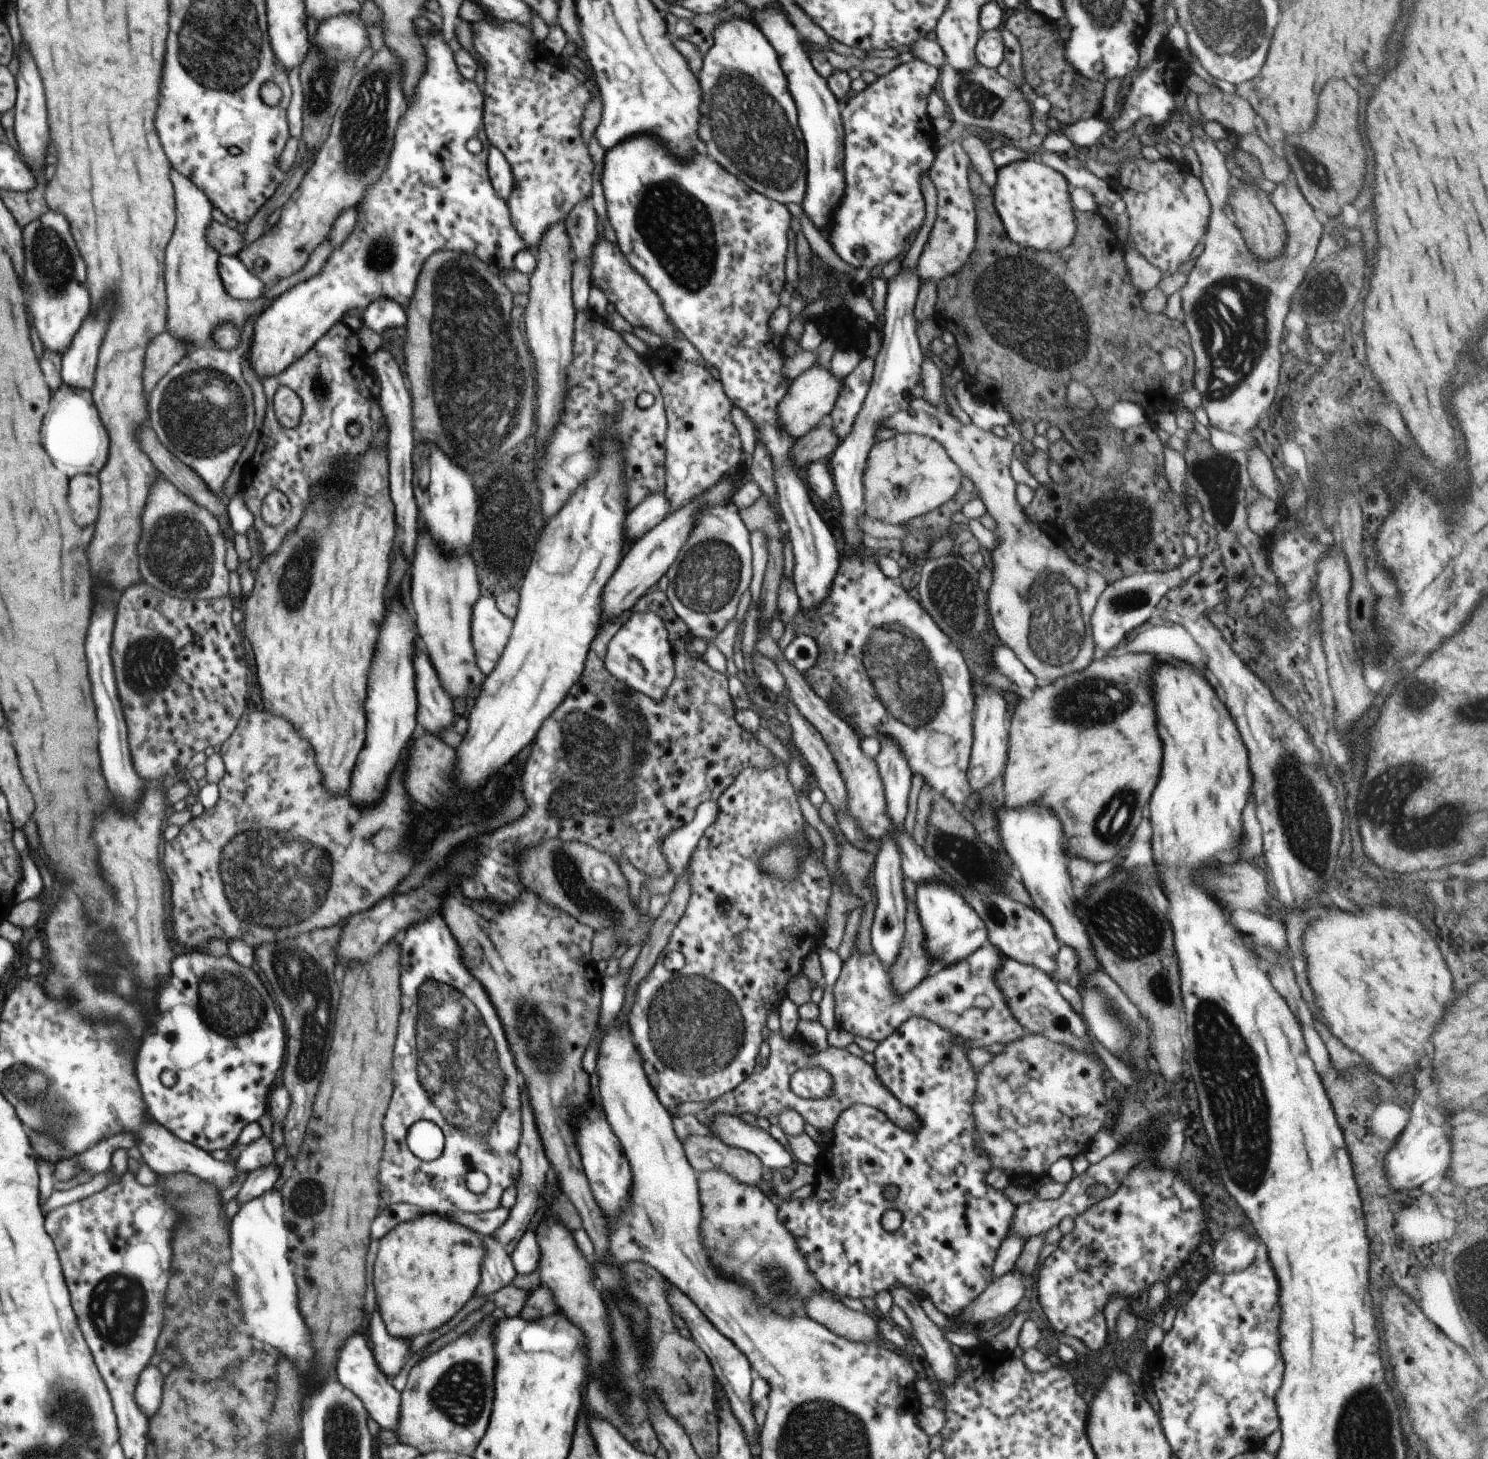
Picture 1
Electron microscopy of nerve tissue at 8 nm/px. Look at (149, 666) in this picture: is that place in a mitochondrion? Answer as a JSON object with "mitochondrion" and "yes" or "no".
{"mitochondrion":"yes"}

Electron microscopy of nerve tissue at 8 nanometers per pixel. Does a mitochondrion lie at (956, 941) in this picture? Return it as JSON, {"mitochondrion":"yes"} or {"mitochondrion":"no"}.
{"mitochondrion":"no"}

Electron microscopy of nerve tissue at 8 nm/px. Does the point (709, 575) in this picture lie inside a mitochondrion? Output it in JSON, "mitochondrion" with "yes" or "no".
{"mitochondrion":"yes"}

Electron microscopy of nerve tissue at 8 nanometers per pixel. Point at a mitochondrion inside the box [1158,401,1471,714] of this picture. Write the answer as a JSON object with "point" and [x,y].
{"point":[1219,477]}

